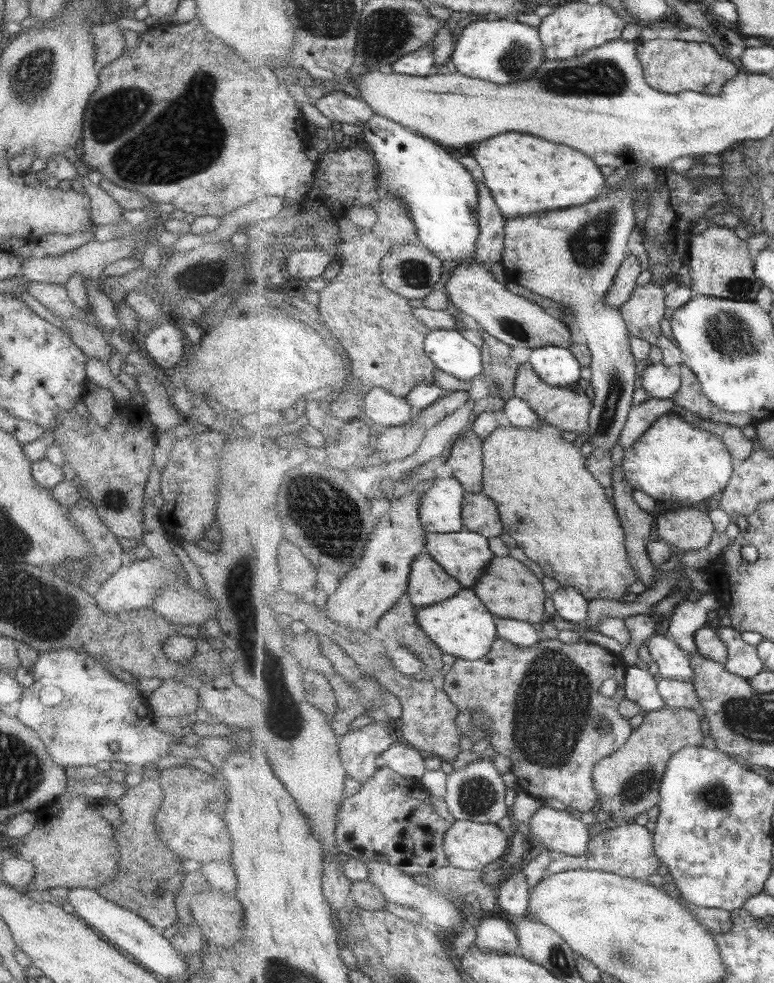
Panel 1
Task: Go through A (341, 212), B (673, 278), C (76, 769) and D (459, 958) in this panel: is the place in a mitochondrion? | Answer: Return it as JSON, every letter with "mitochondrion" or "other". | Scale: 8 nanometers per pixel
{"A":"other","B":"other","C":"other","D":"other"}

